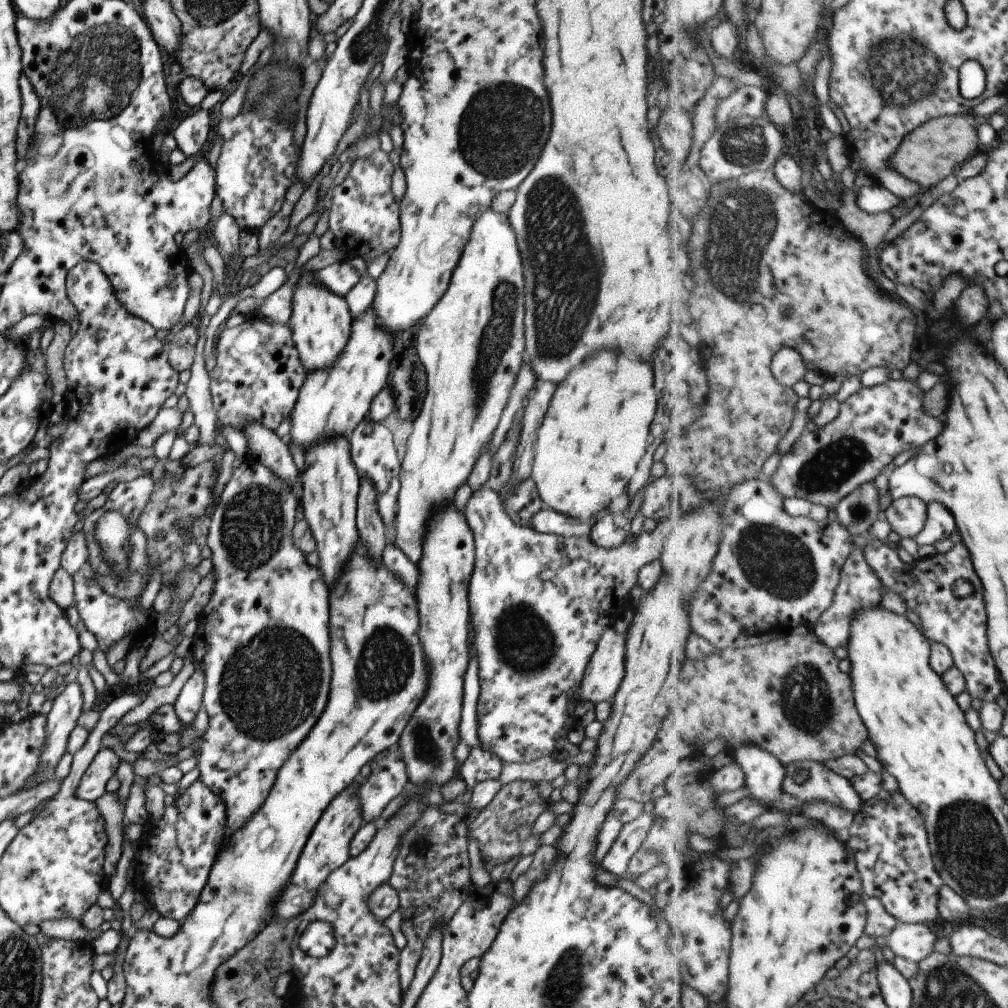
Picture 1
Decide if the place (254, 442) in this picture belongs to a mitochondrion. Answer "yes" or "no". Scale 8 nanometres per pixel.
no

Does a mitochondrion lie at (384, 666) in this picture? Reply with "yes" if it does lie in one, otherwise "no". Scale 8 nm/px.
yes

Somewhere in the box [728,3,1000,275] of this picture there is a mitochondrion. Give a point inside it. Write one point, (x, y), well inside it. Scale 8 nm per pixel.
(901, 65)

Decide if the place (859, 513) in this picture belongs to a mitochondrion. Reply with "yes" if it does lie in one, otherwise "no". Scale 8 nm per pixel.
yes

